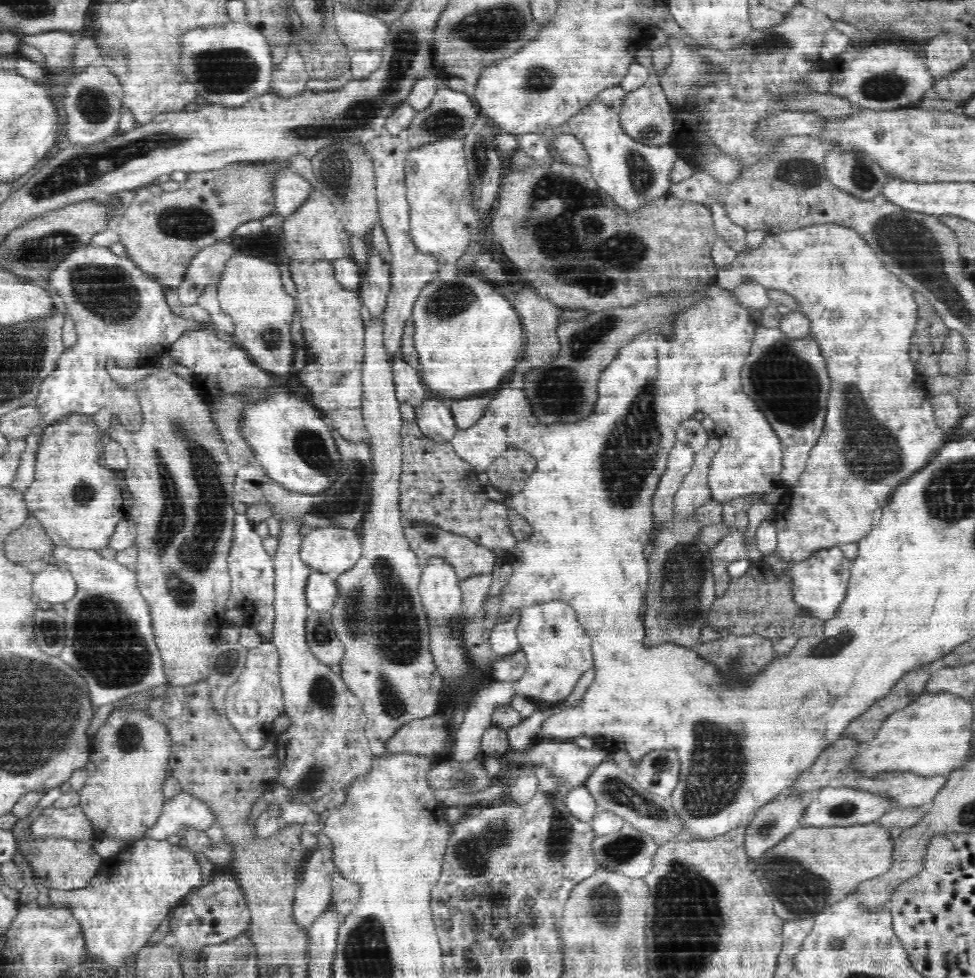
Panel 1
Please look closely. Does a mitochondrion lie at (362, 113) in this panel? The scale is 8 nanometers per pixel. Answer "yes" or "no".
yes

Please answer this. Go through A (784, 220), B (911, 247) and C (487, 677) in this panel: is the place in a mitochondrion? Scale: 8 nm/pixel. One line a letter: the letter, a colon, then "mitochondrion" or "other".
A: other
B: mitochondrion
C: other

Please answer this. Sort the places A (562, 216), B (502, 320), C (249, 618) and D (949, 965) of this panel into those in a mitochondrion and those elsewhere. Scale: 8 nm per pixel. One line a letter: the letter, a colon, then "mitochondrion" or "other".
A: mitochondrion
B: other
C: other
D: other

